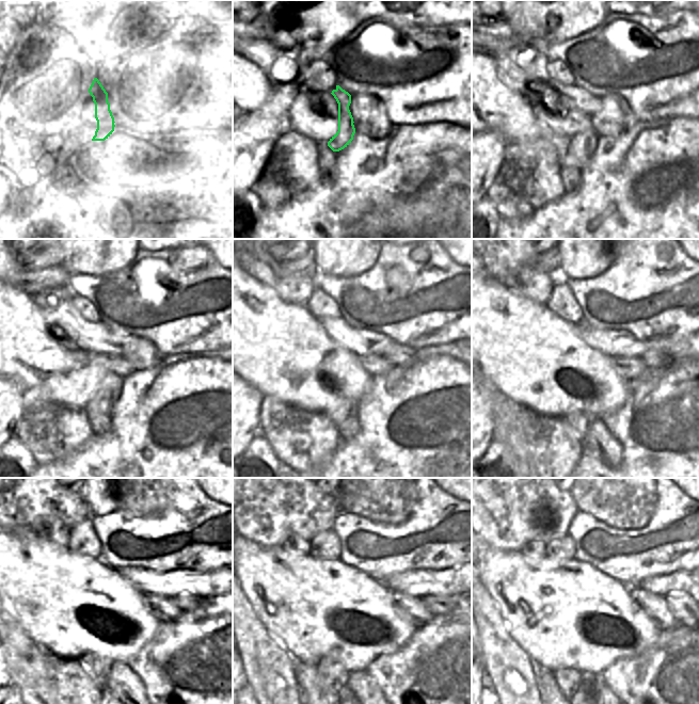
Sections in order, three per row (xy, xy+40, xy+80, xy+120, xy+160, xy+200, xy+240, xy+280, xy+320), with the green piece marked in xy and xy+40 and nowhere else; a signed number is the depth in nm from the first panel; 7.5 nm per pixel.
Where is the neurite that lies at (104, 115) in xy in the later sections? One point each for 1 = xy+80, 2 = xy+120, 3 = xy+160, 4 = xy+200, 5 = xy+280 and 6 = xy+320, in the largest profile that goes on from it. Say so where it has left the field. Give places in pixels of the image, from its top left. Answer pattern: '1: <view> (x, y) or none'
1: xy+80 (582, 145)
2: xy+120 (100, 403)
3: xy+160 (338, 414)
4: xy+200 (580, 421)
5: xy+280 (332, 672)
6: xy+320 (567, 678)

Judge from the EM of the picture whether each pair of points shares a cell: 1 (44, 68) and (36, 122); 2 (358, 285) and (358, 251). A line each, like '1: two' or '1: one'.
1: one
2: two

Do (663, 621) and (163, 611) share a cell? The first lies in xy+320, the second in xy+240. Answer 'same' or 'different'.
same

